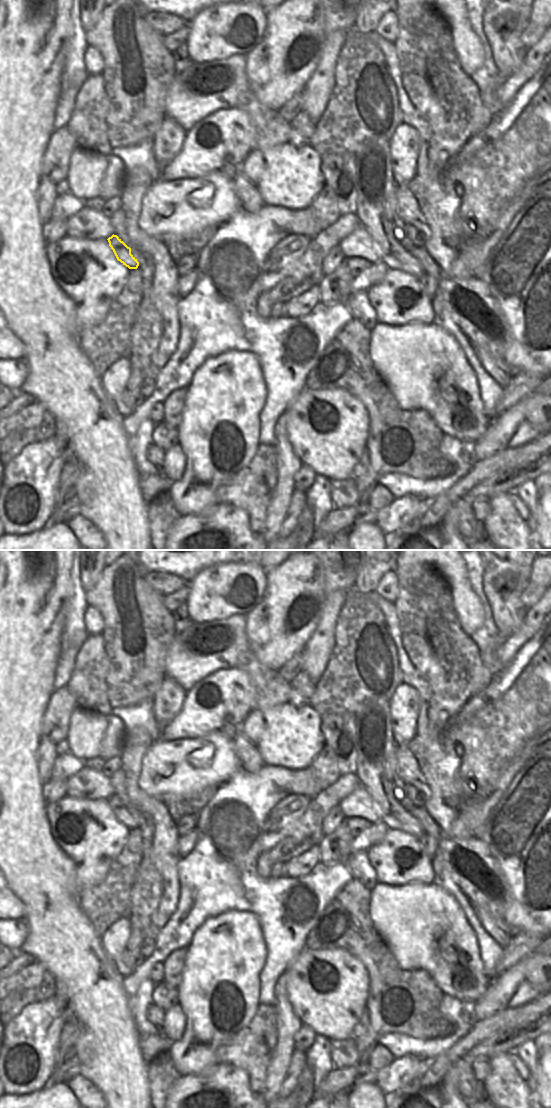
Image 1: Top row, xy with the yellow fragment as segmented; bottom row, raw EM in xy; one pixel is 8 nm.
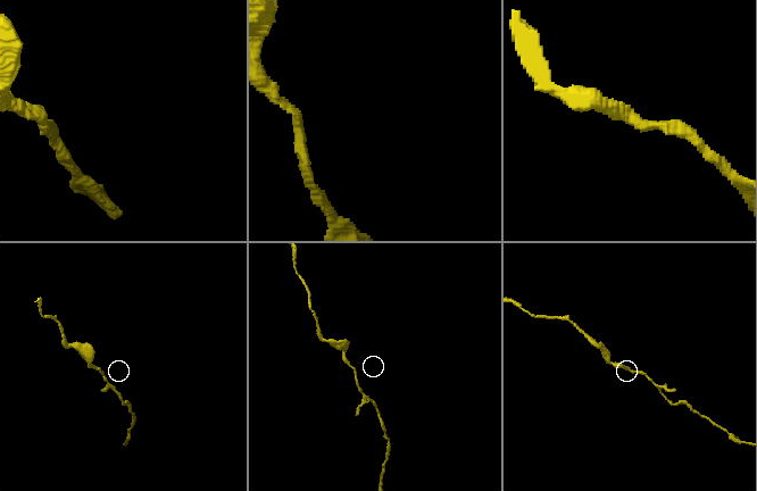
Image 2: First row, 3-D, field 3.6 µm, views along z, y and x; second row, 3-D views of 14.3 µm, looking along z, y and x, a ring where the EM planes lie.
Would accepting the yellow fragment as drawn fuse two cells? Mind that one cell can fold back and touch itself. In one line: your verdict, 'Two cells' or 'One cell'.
One cell

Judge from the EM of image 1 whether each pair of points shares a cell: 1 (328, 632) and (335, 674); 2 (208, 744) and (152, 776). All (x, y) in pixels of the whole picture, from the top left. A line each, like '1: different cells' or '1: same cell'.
1: different cells
2: same cell

